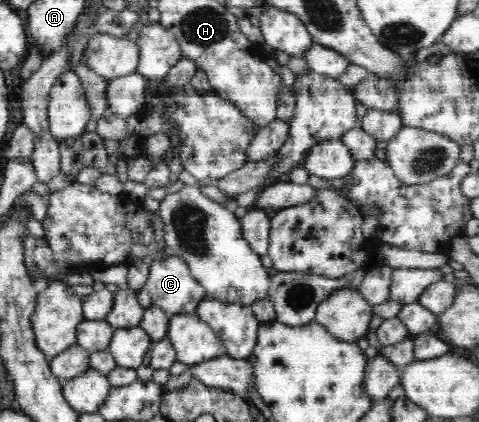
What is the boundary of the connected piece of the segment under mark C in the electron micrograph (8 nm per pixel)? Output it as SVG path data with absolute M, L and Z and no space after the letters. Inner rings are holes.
M172 254L151 264L143 288L150 293L151 304L171 316L195 314L206 298L204 289L193 278L188 265Z

